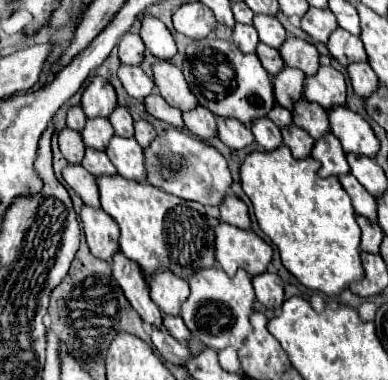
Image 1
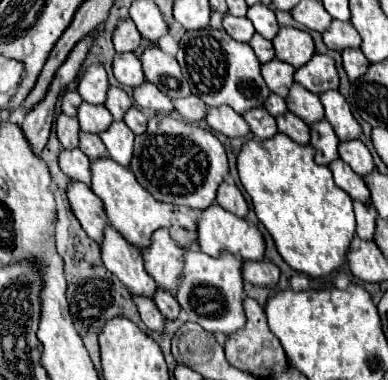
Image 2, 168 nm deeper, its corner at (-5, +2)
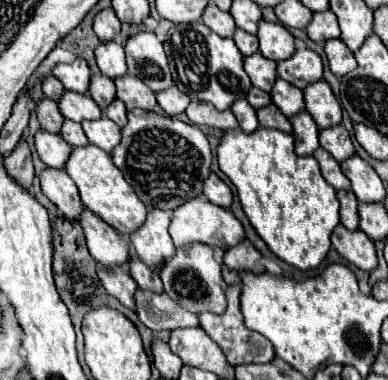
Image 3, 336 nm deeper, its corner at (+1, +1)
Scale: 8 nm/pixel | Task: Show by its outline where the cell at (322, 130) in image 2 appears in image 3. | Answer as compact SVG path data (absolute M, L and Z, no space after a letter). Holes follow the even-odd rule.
M301 111L299 117L291 117L295 149L297 155L313 155L319 149L319 127L307 111Z

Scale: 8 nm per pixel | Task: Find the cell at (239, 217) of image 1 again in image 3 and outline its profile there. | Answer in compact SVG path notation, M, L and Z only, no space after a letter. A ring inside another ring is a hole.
M211 173L211 175L205 179L205 189L203 189L203 193L205 193L205 197L207 197L211 203L215 203L215 205L219 205L219 207L225 207L225 209L231 207L233 193L231 193L231 189L229 189L215 173Z

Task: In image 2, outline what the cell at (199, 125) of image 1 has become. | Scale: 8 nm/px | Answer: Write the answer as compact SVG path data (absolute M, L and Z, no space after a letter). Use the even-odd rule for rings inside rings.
M193 94L187 96L187 98L173 100L173 106L189 122L197 122L197 120L205 118L205 110L207 110L207 106L203 104L203 100L199 100L199 96L193 96Z

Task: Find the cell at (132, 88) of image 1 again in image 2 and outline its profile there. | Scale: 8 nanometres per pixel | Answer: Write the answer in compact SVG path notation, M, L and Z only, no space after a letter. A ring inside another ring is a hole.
M133 52L115 54L115 58L113 58L113 76L115 76L121 84L131 86L131 88L145 82L141 62L139 62L139 58L137 58Z

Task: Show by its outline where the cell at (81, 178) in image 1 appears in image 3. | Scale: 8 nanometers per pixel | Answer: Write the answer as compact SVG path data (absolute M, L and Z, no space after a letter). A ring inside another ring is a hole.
M43 129L35 135L35 147L39 159L53 169L65 169L65 163L71 157L71 145L65 143L61 135L53 135Z

